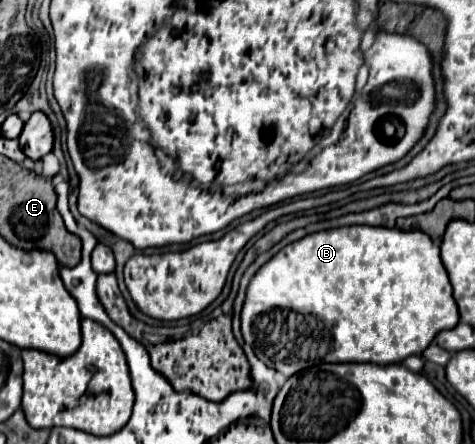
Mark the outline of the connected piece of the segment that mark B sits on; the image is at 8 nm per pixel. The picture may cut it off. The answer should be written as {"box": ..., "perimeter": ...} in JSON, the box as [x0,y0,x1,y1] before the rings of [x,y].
{"box":[241,226,459,378],"perimeter":[[[343,226],[343,228],[331,228],[307,234],[301,240],[295,240],[287,244],[283,250],[279,250],[269,262],[265,262],[255,276],[249,282],[247,296],[241,310],[241,334],[245,342],[255,350],[255,354],[271,368],[279,370],[287,378],[293,376],[299,370],[305,370],[313,364],[321,362],[375,362],[375,364],[399,364],[411,354],[421,354],[429,342],[433,342],[435,334],[445,328],[453,328],[459,322],[457,304],[453,300],[453,290],[445,272],[445,266],[439,258],[439,246],[425,236],[425,232],[405,232],[399,228],[381,228],[381,226]]]}

